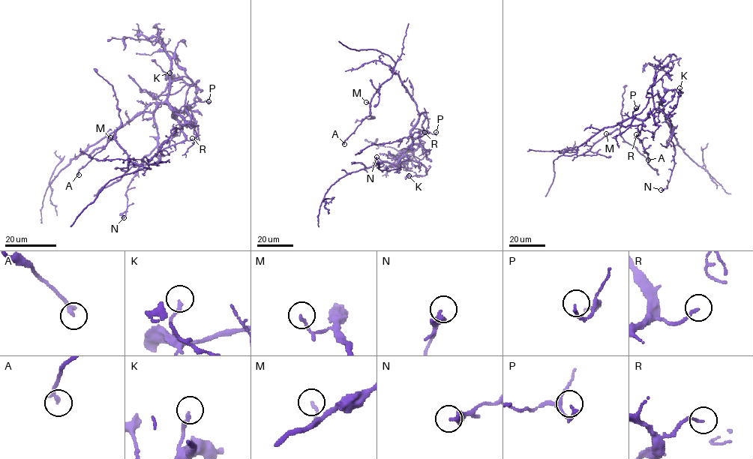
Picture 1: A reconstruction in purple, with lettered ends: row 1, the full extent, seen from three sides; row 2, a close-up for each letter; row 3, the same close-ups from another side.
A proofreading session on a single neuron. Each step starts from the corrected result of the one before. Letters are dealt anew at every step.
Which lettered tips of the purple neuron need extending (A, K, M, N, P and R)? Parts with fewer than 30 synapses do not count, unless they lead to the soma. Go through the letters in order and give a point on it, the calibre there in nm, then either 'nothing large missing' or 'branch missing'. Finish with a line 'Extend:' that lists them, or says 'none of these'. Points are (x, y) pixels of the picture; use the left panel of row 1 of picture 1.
A: place (79, 175); calibre 220 nm; nothing large missing
K: place (169, 73); calibre 190 nm; nothing large missing
M: place (110, 137); calibre 120 nm; nothing large missing
N: place (124, 217); calibre 420 nm; nothing large missing
P: place (208, 101); calibre 160 nm; nothing large missing
R: place (192, 138); calibre 140 nm; nothing large missing
Extend: none of these

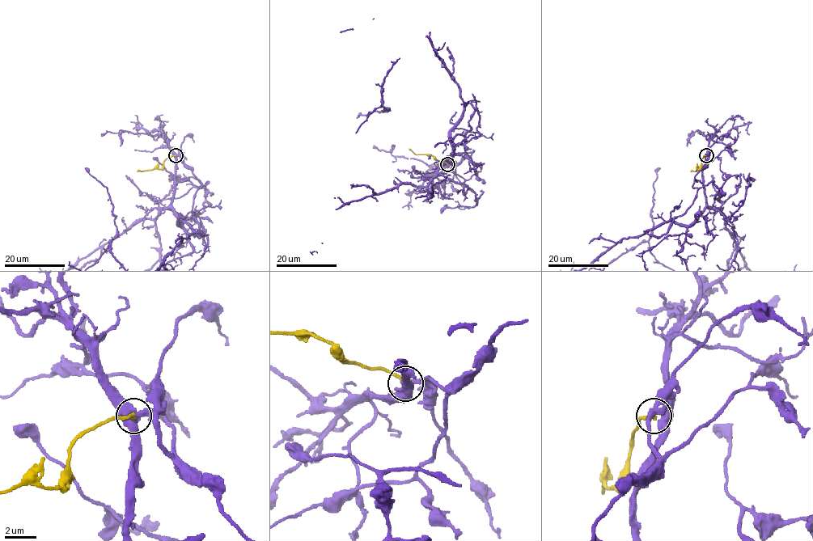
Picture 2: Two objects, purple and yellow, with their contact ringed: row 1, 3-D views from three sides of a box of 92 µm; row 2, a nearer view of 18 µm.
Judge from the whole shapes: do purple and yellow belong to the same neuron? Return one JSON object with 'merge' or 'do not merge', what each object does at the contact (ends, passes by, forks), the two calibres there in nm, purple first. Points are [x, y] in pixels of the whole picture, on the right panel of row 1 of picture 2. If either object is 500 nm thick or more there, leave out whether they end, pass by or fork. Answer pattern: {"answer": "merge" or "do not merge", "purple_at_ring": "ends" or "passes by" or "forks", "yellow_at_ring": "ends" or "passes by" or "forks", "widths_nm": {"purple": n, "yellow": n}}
{"answer": "merge", "purple_at_ring": "forks", "yellow_at_ring": "ends", "widths_nm": {"purple": 280, "yellow": 240}}

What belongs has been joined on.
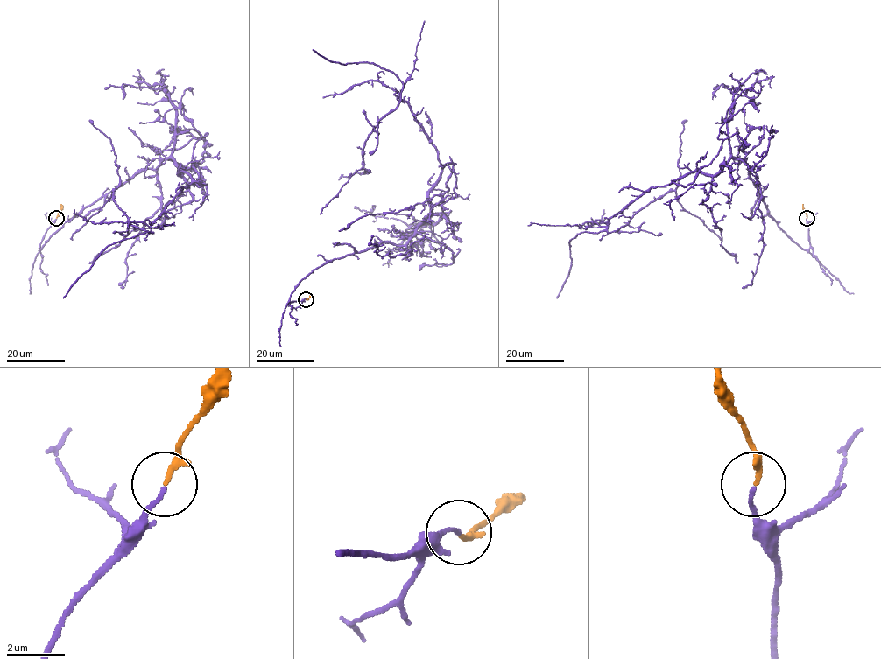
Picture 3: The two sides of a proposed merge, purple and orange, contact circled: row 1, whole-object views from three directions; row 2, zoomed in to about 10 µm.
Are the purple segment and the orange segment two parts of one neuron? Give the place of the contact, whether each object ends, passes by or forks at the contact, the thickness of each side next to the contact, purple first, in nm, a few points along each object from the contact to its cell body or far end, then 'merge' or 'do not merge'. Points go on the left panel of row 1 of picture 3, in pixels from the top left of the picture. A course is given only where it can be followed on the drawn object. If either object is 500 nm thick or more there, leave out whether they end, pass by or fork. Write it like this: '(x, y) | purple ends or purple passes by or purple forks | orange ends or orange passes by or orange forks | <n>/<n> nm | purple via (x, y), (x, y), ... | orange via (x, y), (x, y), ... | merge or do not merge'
(56, 218) | purple ends | orange ends | 120/190 nm | purple via (56, 218), (40, 249), (163, 160), (191, 182), (150, 233), (130, 225), (113, 199), (113, 144), (89, 119) | orange via (56, 218), (60, 204) | merge

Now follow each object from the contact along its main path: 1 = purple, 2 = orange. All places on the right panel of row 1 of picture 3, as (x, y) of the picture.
1: (806, 218), (803, 249), (752, 169), (730, 158), (647, 189), (607, 231), (678, 186), (686, 119)
2: (806, 218), (803, 204)

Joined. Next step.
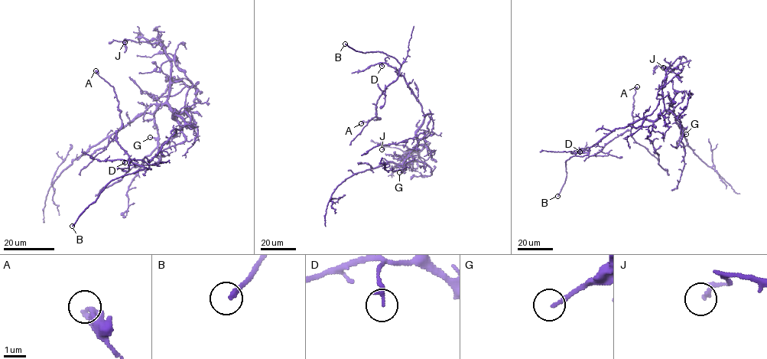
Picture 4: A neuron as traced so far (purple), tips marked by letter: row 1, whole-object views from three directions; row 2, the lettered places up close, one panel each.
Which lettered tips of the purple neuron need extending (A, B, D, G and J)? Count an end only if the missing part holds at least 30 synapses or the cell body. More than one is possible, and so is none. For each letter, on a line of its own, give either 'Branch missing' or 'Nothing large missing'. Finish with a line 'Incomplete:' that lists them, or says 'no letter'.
A: Nothing large missing
B: Branch missing
D: Nothing large missing
G: Branch missing
J: Nothing large missing
Incomplete: B, G

